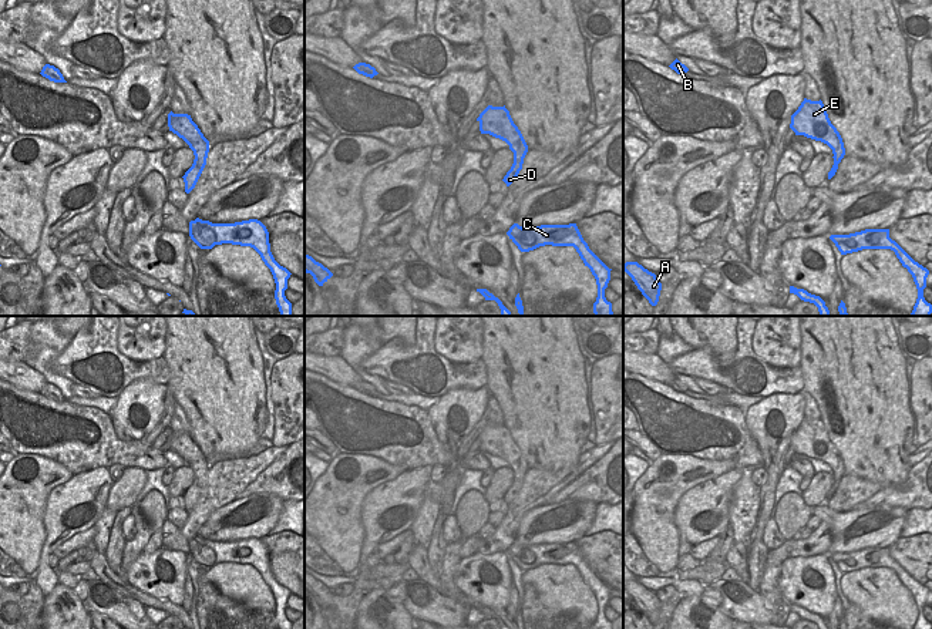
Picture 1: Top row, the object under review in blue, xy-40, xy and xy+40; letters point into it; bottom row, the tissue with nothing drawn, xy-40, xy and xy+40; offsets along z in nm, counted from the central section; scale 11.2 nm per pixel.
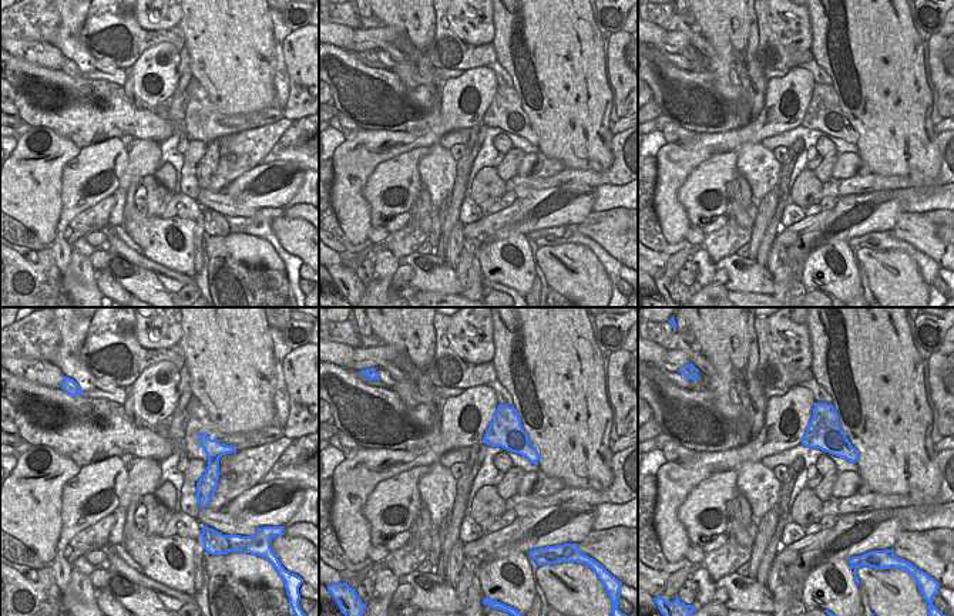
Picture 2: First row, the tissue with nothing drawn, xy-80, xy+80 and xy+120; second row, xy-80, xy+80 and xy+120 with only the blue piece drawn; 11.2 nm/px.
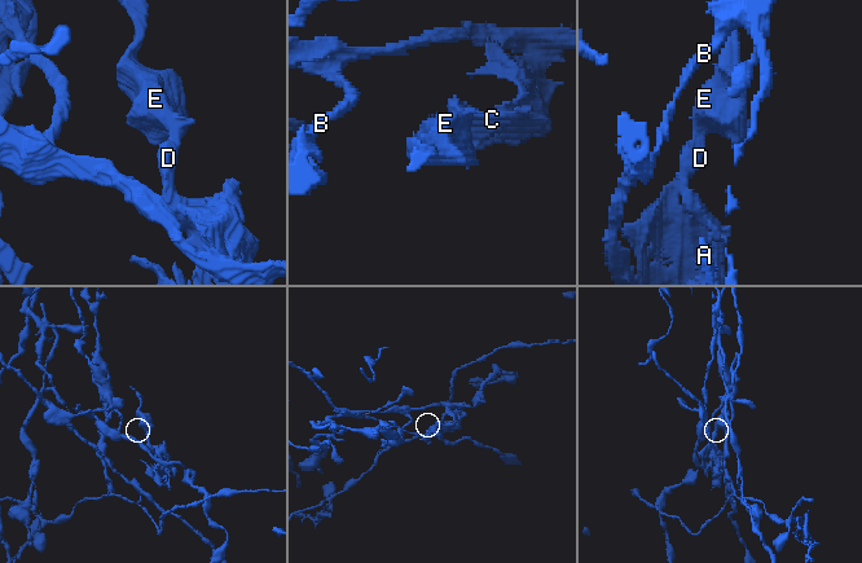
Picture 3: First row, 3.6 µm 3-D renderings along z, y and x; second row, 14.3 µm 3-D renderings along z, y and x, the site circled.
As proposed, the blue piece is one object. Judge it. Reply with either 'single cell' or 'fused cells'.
fused cells

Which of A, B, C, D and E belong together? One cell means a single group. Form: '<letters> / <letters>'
A B C / D E

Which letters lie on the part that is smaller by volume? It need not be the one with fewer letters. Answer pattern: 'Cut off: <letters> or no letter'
Cut off: D, E

